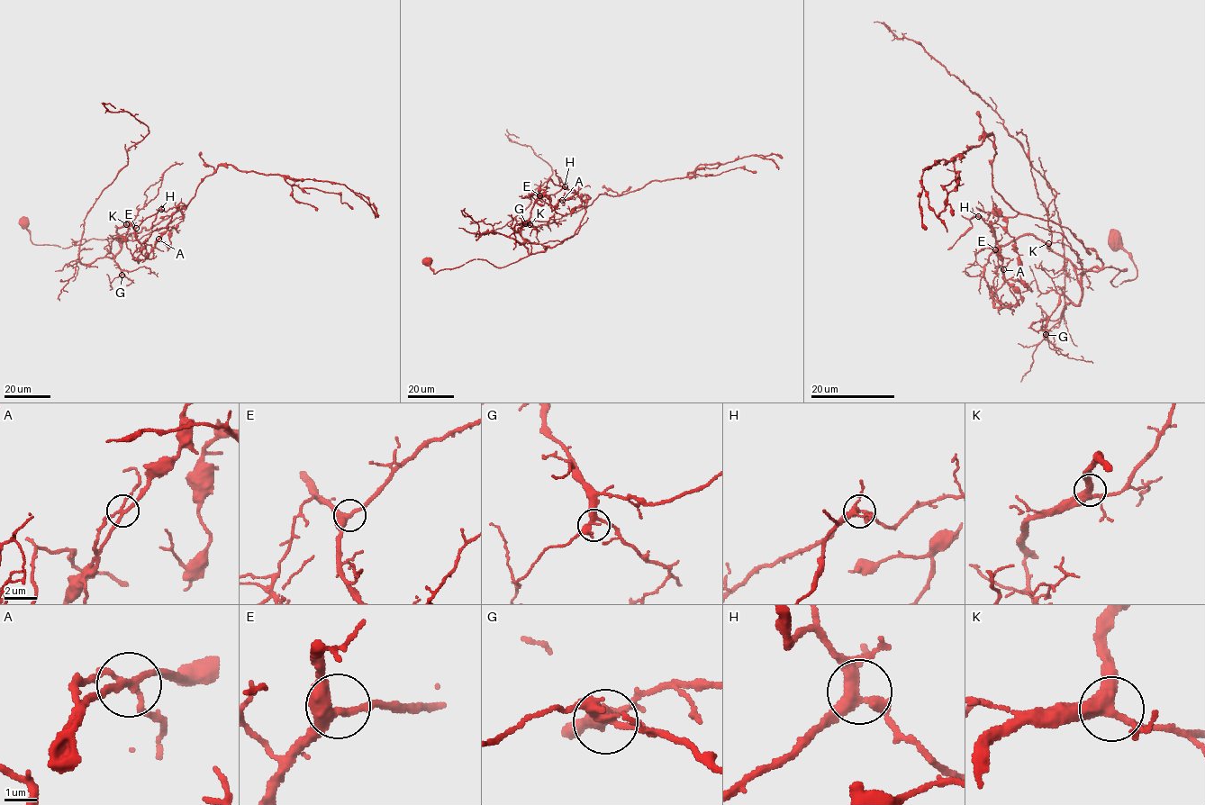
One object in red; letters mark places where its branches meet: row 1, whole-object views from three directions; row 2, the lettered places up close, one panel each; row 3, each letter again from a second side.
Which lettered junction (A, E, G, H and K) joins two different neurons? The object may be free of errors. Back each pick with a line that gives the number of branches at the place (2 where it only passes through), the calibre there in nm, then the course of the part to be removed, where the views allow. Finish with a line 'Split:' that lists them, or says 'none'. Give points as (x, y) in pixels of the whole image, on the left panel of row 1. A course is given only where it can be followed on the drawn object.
Split: none

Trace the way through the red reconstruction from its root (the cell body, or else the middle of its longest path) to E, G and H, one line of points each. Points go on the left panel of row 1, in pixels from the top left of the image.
E: (23, 222), (33, 244), (62, 248), (81, 245), (91, 239), (128, 239), (117, 233), (127, 220), (136, 228)
G: (23, 222), (36, 244), (67, 248), (91, 239), (124, 238), (113, 258), (105, 256), (113, 255), (122, 275)
H: (23, 222), (33, 244), (67, 248), (91, 239), (128, 239), (117, 233), (127, 220), (137, 227), (161, 209)

